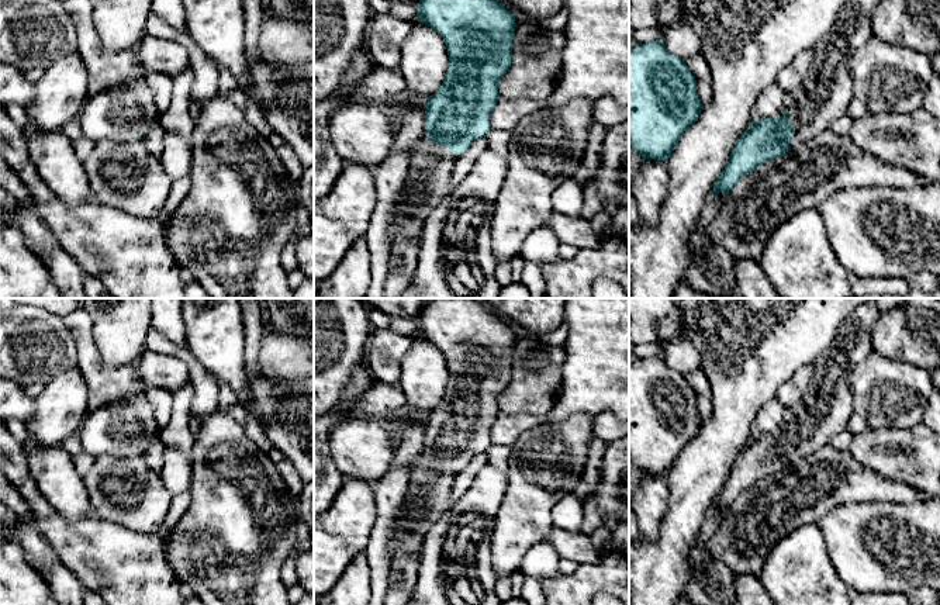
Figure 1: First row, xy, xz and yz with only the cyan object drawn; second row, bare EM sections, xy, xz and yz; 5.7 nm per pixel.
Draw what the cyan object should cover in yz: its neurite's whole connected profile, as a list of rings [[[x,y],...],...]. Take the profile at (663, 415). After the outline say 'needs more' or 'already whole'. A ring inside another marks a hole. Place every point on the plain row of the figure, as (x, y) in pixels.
[[[663,355],[639,359],[629,364],[629,460],[642,474],[667,477],[682,449],[698,435],[702,425],[695,391],[685,376],[666,363]]]; already whole

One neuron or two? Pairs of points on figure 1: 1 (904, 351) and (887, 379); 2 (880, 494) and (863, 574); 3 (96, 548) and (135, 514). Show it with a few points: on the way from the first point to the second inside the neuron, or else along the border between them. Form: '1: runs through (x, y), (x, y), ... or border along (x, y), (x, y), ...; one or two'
1: border along (873, 349), (888, 358), (909, 362), (925, 369); two
2: border along (912, 501), (846, 504); two
3: border along (93, 514), (134, 531), (154, 535); two

